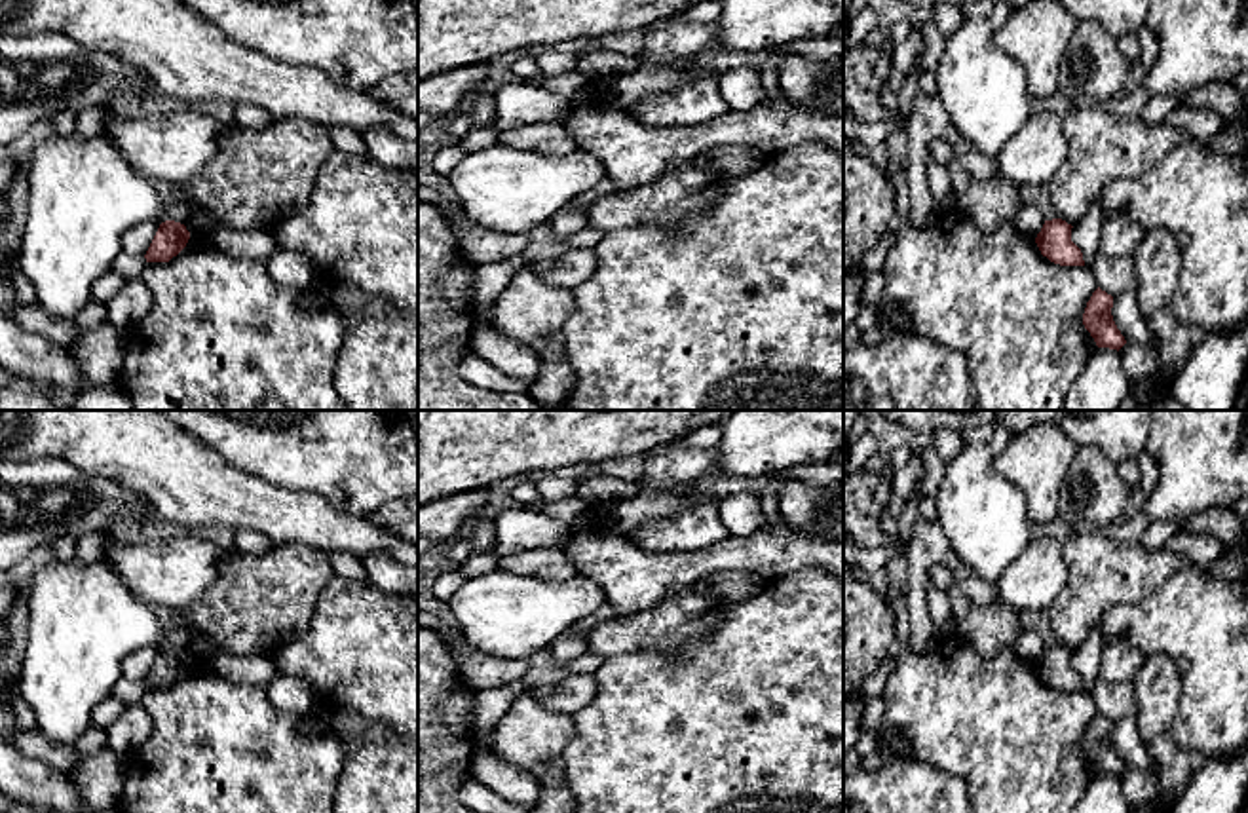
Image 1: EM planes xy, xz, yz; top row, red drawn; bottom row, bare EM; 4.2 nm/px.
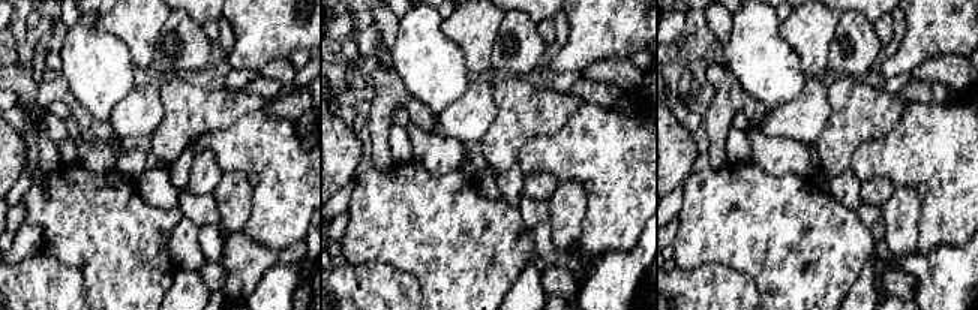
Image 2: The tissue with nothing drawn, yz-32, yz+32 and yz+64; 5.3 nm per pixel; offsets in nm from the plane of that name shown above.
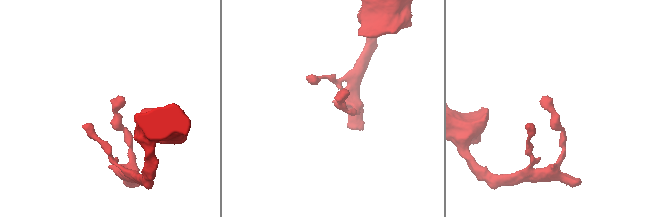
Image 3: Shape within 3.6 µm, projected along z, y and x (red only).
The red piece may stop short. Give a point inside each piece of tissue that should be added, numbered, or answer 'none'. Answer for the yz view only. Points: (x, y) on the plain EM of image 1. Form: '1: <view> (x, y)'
none

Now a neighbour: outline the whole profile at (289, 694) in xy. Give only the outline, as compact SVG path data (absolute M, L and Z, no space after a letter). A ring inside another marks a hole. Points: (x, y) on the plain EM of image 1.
M277 672L266 686L266 693L277 710L289 714L310 714L325 703L325 697L319 690L308 686L298 676L281 672Z

